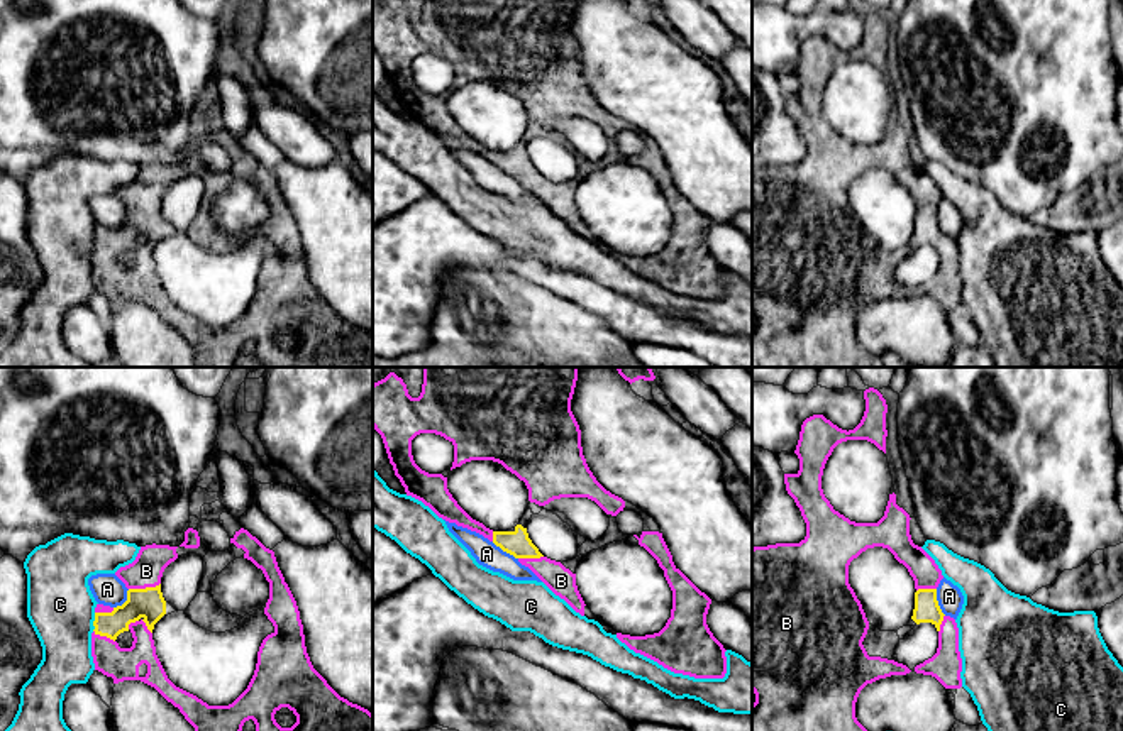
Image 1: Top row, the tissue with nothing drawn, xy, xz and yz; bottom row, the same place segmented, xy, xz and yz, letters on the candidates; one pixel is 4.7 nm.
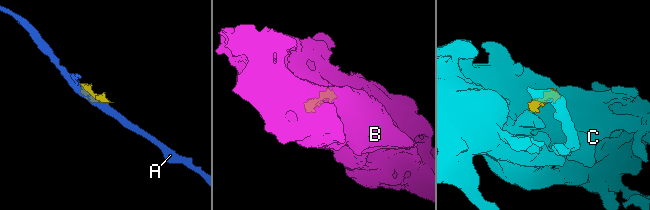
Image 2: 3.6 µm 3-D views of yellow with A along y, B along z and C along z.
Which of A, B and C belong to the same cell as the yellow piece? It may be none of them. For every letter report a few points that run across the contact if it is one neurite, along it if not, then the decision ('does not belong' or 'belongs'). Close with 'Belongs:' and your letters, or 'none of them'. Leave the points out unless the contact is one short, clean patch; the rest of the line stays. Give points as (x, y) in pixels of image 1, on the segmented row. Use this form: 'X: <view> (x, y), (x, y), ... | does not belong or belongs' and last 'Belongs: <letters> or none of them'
A: yz (935, 589), (935, 599), (945, 615) | does not belong
B: belongs
C: xy (95, 613), (92, 630) | does not belong
Belongs: B

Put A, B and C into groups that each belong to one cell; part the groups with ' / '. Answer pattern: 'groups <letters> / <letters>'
groups A / B / C

